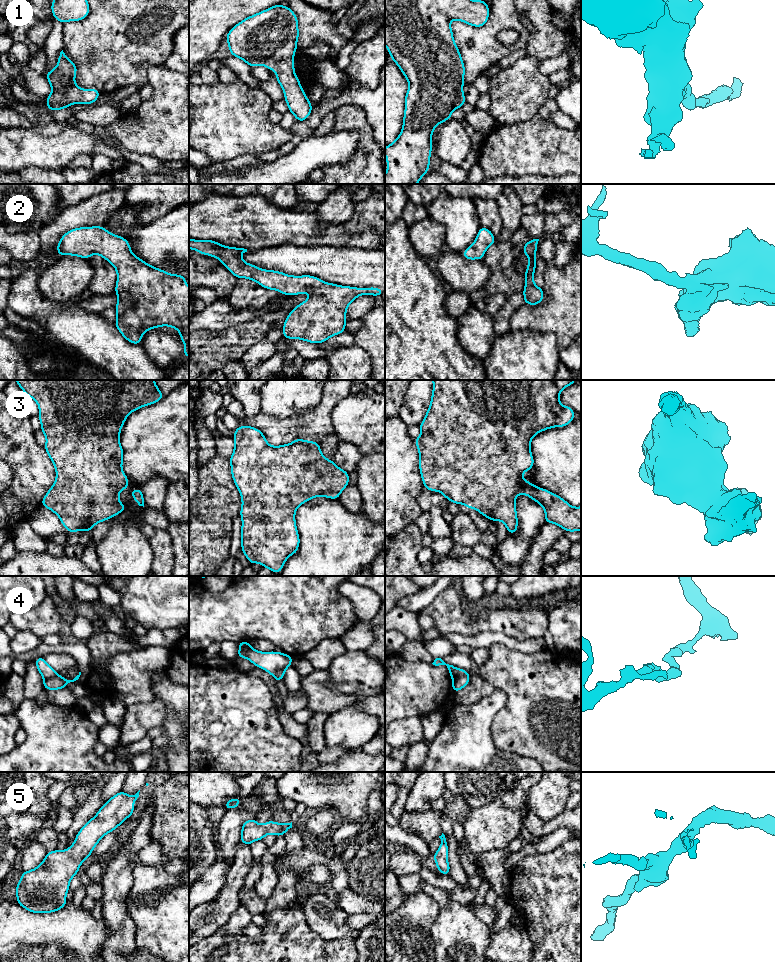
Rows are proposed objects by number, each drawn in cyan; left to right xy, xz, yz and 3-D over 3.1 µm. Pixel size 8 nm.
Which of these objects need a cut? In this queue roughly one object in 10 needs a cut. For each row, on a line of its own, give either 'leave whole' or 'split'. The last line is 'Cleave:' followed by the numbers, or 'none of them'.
1: leave whole
2: leave whole
3: leave whole
4: split
5: leave whole
Cleave: 4

